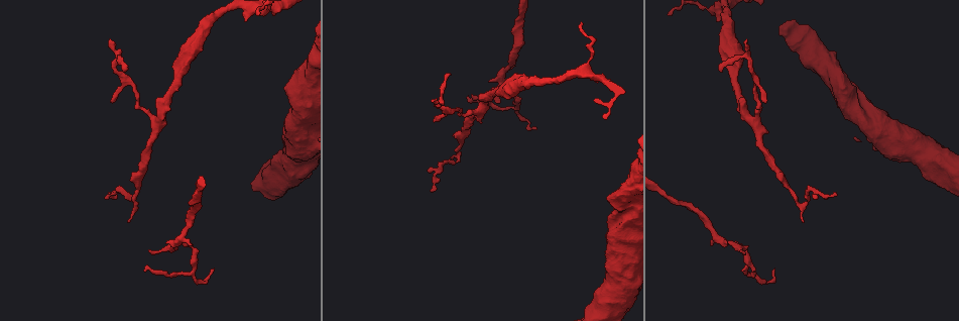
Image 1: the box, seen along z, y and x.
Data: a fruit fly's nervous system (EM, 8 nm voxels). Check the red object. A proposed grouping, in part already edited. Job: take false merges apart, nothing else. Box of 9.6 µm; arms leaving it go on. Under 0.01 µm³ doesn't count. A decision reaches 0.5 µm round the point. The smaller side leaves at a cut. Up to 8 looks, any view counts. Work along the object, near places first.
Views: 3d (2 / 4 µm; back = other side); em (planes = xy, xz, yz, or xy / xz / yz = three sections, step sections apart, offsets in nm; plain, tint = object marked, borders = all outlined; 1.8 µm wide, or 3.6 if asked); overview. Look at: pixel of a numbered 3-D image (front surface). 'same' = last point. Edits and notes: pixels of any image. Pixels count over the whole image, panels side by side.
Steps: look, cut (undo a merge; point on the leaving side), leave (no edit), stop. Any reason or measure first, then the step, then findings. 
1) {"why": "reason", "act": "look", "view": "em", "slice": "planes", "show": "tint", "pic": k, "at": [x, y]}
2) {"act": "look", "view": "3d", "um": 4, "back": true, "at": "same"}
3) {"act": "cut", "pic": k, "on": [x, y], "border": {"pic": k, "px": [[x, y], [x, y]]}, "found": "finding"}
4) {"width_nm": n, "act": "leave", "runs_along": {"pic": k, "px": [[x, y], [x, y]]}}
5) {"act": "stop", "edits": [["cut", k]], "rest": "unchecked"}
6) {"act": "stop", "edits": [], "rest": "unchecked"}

{"why": "sharp bend", "act": "look", "view": "em", "slice": "xz", "step": 8, "show": "tint", "pic": 1, "at": [730, 242]}

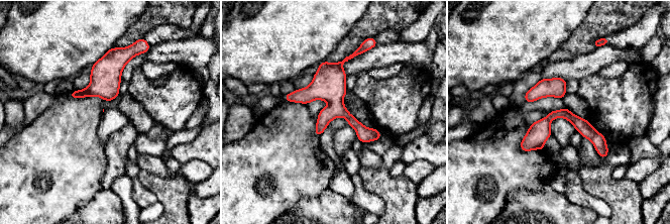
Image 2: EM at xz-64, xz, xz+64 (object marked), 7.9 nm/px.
{"act": "leave", "runs_along": {"pic": 2, "px": [[323, 65], [336, 105], [376, 136]]}, "found": "one cell here"}

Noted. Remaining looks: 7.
{"why": "thick turns thin", "act": "look", "view": "3d", "um": 2, "pic": 1, "at": [185, 69]}

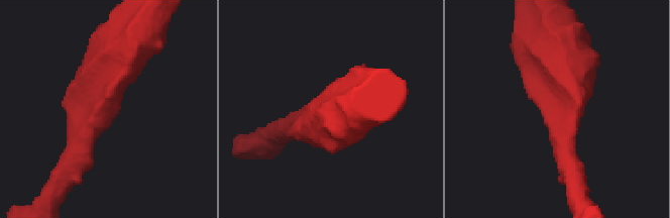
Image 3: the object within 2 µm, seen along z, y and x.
{"arm_widths_nm": [220, 480], "act": "look", "view": "em", "slice": "planes", "show": "plain", "pic": 3, "at": [101, 112]}

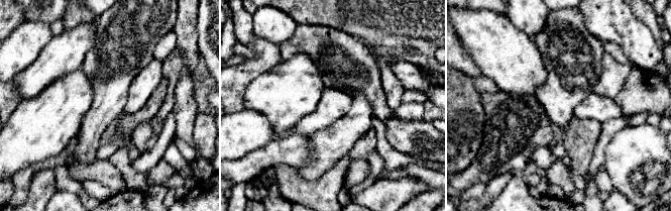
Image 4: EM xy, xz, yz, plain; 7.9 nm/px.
{"act": "look", "view": "em", "slice": "planes", "show": "tint", "at": "same"}

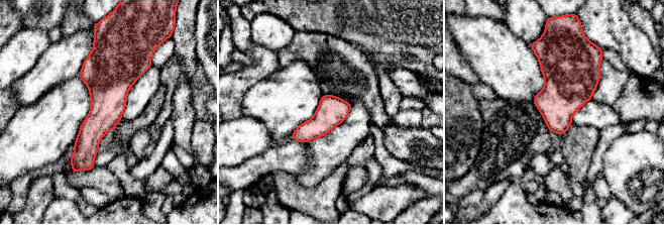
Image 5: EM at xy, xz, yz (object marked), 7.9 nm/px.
{"width_nm": 240, "act": "leave", "found": "one cell here"}

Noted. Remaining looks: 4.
{"why": "sharp bend", "act": "look", "view": "em", "slice": "yz", "step": 4, "show": "tint", "pic": 1, "at": [440, 103]}

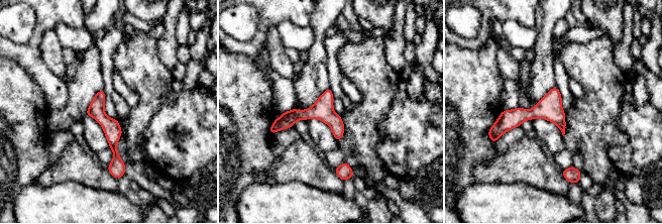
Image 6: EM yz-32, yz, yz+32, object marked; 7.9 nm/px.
{"act": "leave", "runs_along": {"pic": 6, "px": [[101, 93], [120, 170]]}, "found": "all the same cell"}

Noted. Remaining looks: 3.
{"act": "stop", "edits": [], "rest": "unchecked"}

